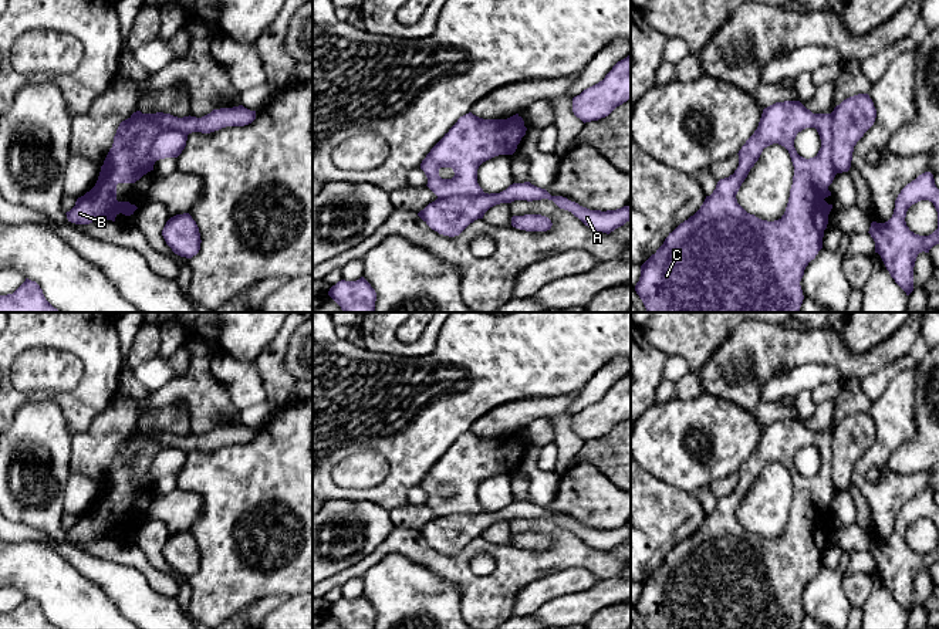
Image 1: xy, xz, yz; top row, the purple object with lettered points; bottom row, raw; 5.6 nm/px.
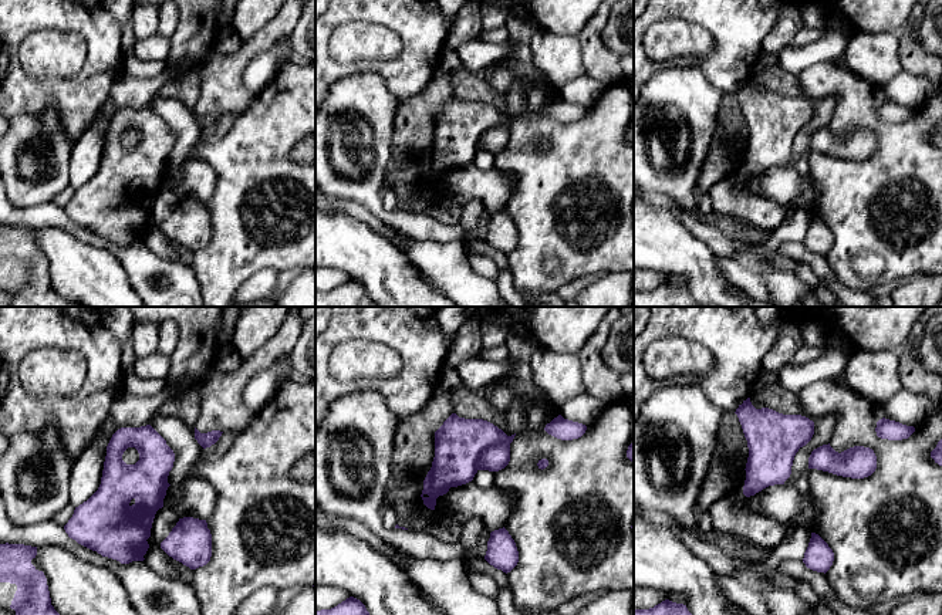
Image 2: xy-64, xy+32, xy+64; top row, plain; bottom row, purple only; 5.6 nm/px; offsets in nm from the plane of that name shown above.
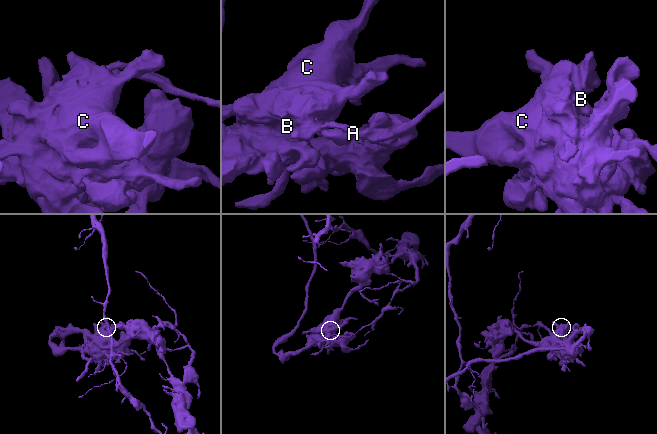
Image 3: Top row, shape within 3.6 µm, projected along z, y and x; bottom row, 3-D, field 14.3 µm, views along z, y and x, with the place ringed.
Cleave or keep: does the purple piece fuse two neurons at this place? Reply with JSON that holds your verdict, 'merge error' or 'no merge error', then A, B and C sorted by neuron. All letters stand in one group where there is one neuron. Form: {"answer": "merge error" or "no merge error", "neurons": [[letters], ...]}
{"answer": "merge error", "neurons": [["A"], ["B", "C"]]}

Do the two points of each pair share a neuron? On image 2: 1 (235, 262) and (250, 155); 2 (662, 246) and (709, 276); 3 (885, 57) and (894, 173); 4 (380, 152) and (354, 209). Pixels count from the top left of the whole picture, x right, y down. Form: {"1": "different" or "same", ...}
{"1": "same", "2": "same", "3": "different", "4": "different"}

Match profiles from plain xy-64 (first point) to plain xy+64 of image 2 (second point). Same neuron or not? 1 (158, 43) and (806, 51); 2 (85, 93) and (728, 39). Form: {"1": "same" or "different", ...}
{"1": "same", "2": "same"}

